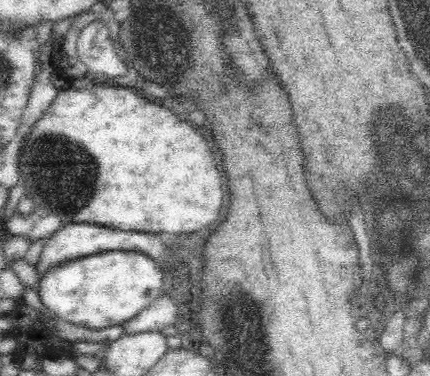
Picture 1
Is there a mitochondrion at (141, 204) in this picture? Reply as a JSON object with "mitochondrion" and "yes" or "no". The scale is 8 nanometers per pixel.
{"mitochondrion":"no"}

